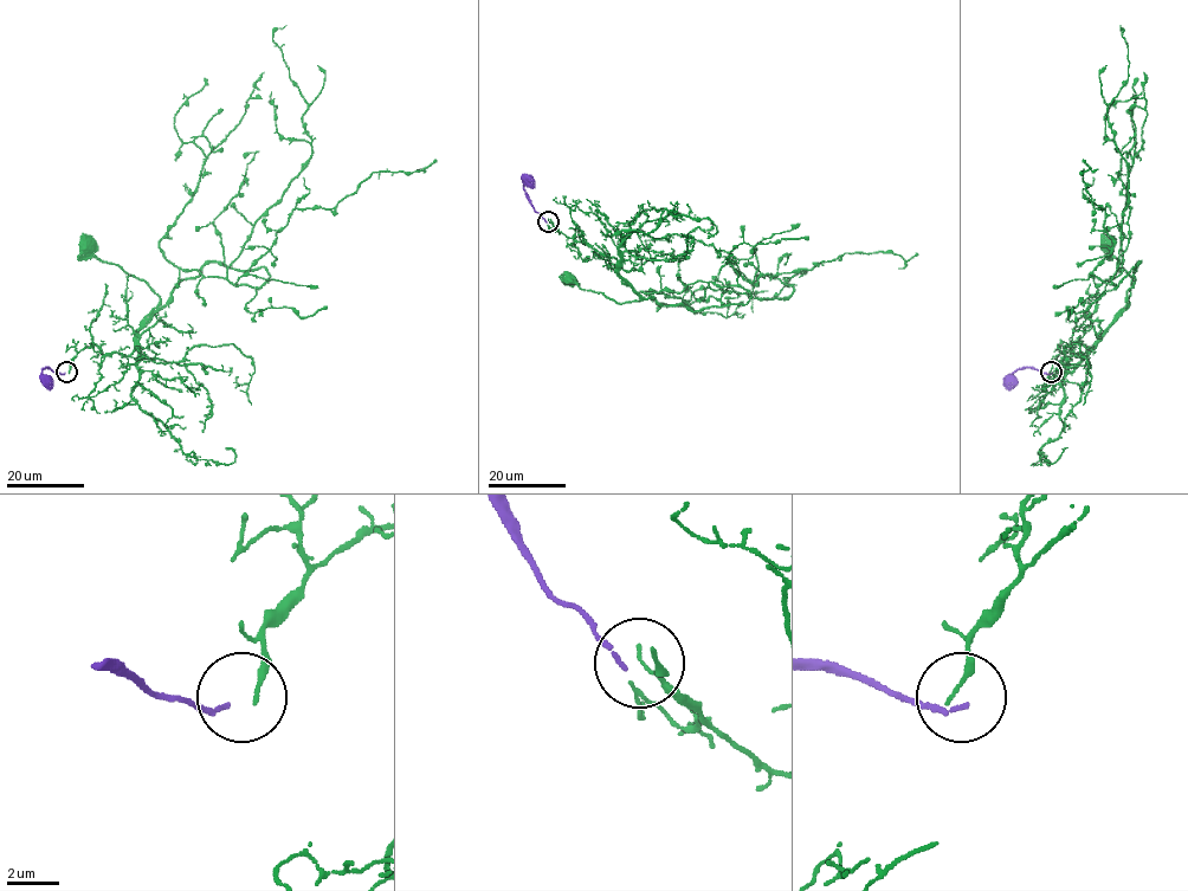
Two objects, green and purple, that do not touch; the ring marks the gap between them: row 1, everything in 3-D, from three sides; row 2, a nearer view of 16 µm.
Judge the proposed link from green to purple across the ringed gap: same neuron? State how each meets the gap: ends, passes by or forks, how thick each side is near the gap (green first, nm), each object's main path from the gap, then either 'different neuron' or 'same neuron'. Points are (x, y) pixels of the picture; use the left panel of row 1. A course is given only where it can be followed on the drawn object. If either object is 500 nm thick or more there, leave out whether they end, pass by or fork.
green ends there; purple ends there; 180 nm thick on the green side, 170 nm on the other; green runs (69, 372), (70, 362), (89, 346), (128, 356), (135, 334), (159, 302), (144, 282), (99, 262), (84, 243); purple runs (65, 373), (43, 369), (43, 379), (50, 389); different neuron

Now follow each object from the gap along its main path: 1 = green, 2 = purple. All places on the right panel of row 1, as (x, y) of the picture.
1: (1050, 372), (1052, 362), (1067, 346), (1073, 354), (1086, 356), (1129, 302), (1132, 279), (1112, 256), (1110, 243)
2: (1052, 373), (1032, 367), (1017, 369), (1009, 389)

